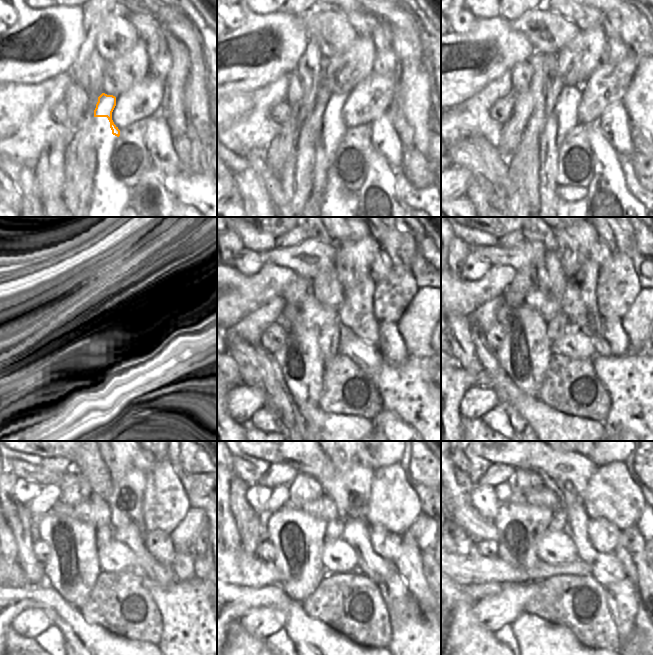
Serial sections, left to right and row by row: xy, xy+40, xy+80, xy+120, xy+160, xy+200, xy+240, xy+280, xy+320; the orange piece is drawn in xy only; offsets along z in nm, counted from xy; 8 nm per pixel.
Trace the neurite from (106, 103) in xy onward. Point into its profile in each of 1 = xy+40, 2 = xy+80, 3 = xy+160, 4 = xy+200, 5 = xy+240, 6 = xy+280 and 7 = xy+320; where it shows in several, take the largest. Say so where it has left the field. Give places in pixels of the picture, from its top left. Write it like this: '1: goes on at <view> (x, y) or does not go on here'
1: goes on at xy+40 (334, 106)
2: goes on at xy+80 (564, 110)
3: goes on at xy+160 (356, 313)
4: goes on at xy+200 (578, 303)
5: goes on at xy+240 (126, 499)
6: goes on at xy+280 (349, 487)
7: goes on at xy+320 (567, 474)

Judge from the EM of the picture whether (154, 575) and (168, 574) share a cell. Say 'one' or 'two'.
one

